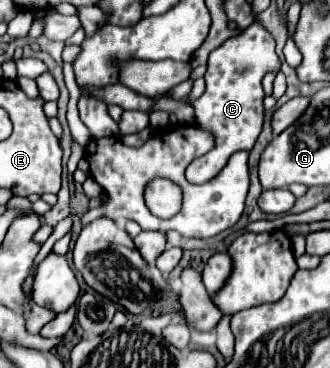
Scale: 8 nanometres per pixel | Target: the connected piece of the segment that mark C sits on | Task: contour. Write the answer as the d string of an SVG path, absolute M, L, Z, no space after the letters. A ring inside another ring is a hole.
M252 23L238 37L226 39L226 43L210 53L208 71L204 75L206 91L192 103L192 107L196 111L196 125L214 133L216 147L188 165L186 179L190 183L210 181L222 171L232 153L242 149L250 151L254 147L264 123L264 91L260 81L268 71L280 71L280 59L274 47L276 43L272 35L260 23Z

